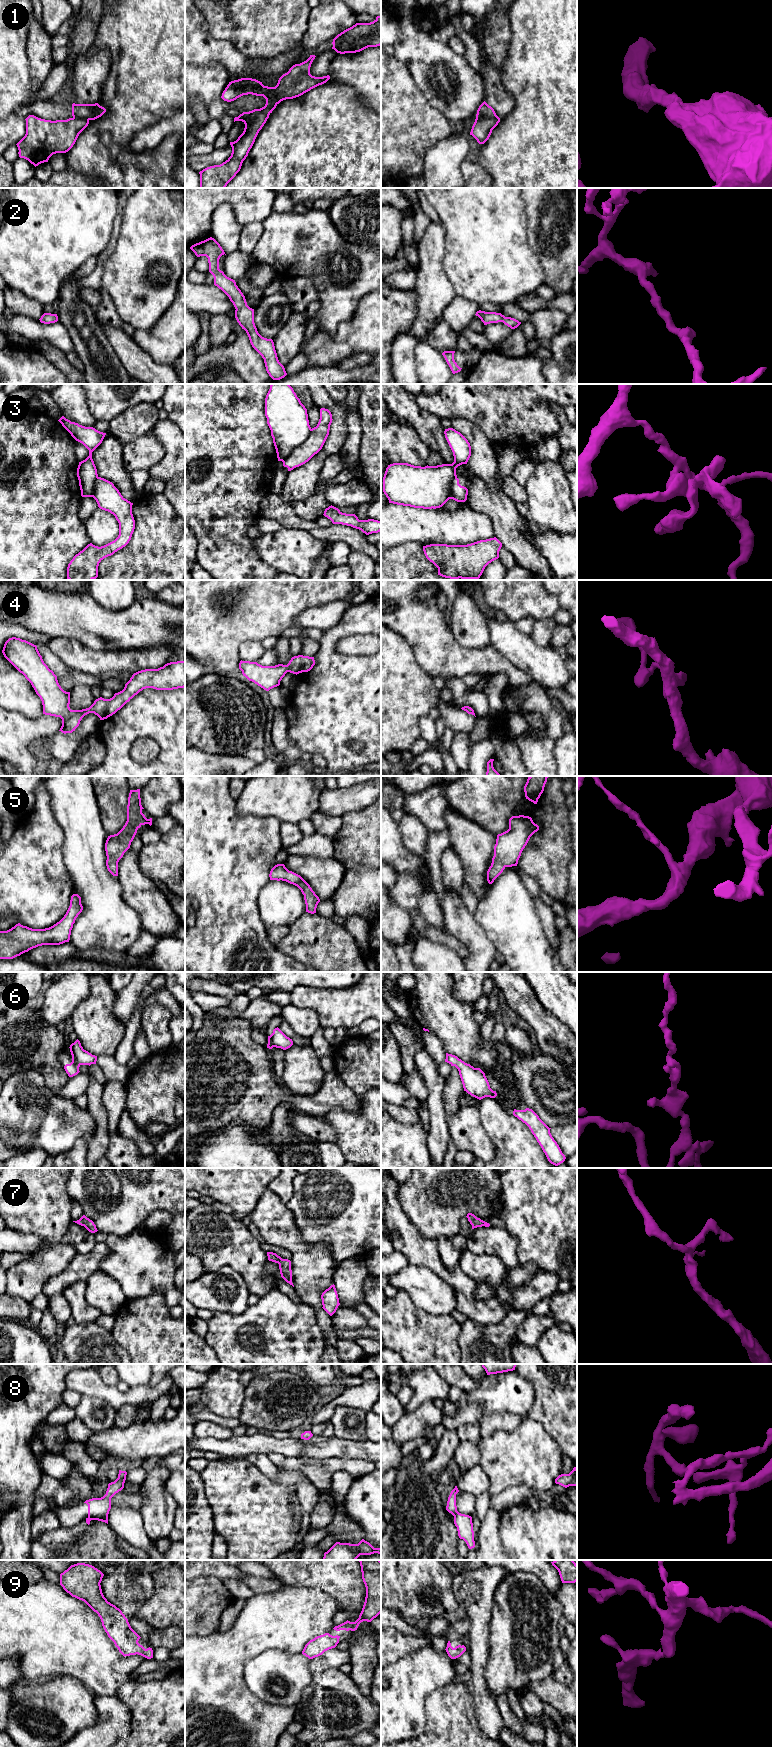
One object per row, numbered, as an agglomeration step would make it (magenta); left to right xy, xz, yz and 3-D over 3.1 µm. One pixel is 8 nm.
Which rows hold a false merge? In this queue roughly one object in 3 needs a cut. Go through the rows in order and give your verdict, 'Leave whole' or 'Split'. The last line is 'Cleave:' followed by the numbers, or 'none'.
1: Split
2: Leave whole
3: Split
4: Leave whole
5: Leave whole
6: Leave whole
7: Leave whole
8: Split
9: Leave whole
Cleave: 1, 3, 8

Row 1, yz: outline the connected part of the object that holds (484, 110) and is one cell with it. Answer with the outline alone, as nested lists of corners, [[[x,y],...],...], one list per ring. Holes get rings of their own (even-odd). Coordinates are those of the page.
[[[485,101],[479,106],[476,117],[494,118],[496,117],[494,109]]]

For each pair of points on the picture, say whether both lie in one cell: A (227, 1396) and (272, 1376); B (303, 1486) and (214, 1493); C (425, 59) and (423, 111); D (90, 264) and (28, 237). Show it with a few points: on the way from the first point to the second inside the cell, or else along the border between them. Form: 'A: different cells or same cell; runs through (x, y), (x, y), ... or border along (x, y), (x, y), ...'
A: different cells; border along (247, 1385), (240, 1411)
B: different cells; border along (306, 1477), (297, 1484), (295, 1493)
C: different cells; border along (412, 77), (425, 99), (441, 113)
D: different cells; border along (96, 256), (87, 258), (67, 277)

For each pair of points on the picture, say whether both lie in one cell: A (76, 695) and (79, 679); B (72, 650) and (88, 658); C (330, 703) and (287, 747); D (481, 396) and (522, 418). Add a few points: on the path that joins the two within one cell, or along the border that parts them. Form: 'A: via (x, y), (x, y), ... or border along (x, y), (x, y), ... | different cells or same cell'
A: border along (90, 686), (75, 685), (69, 691) | different cells
B: via (76, 654), (80, 658), (84, 658) | same cell
C: border along (288, 722), (288, 739), (303, 752) | different cells
D: via (491, 406), (500, 413), (509, 413), (512, 416) | same cell

